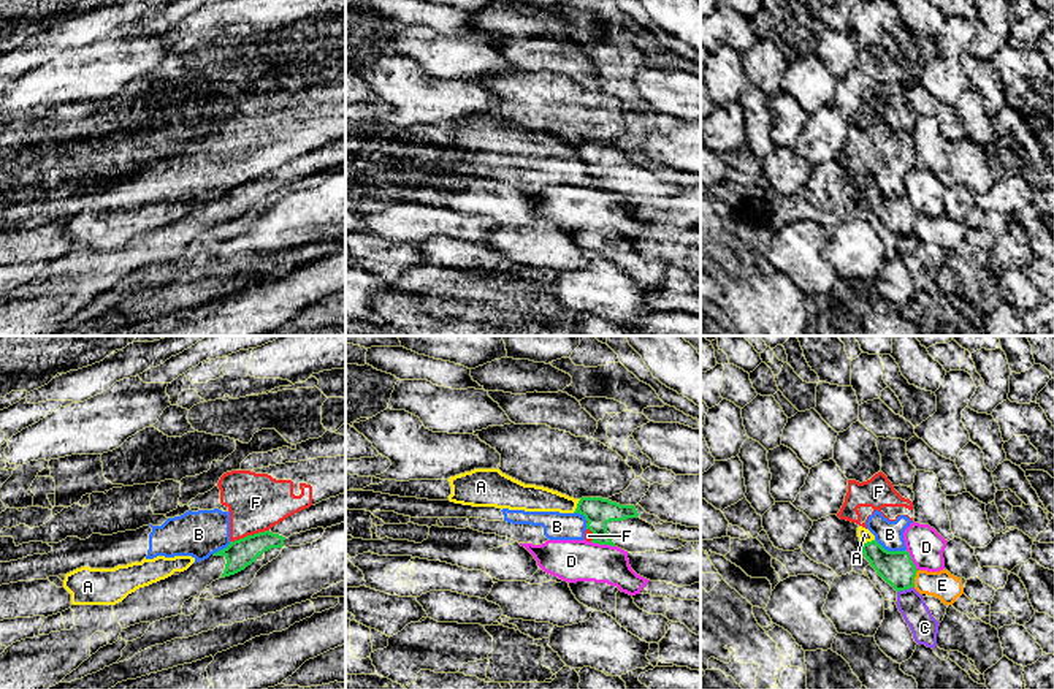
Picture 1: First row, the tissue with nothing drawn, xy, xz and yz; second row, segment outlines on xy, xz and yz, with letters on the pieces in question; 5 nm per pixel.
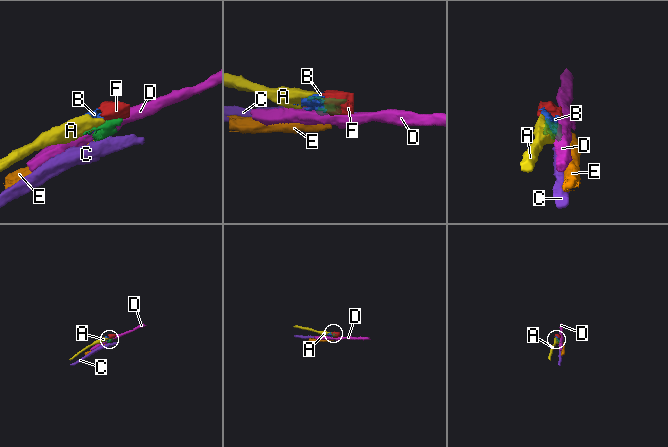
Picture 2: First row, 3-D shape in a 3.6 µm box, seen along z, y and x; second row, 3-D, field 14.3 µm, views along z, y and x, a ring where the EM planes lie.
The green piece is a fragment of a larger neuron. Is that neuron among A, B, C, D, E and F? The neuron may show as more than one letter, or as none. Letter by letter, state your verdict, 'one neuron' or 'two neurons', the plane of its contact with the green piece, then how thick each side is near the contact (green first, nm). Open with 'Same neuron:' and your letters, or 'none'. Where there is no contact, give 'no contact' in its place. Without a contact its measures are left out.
Same neuron: none
A: two neurons; contact in xz; calibres 150 and 140 nm
B: two neurons; contact in yz; calibres 180 and 140 nm
C: two neurons; contact in yz; calibres 180 and 140 nm
D: two neurons; contact in xz; calibres 150 and 220 nm
E: two neurons; contact in yz; calibres 180 and 140 nm
F: two neurons; contact in xy; calibres 140 and 280 nm

